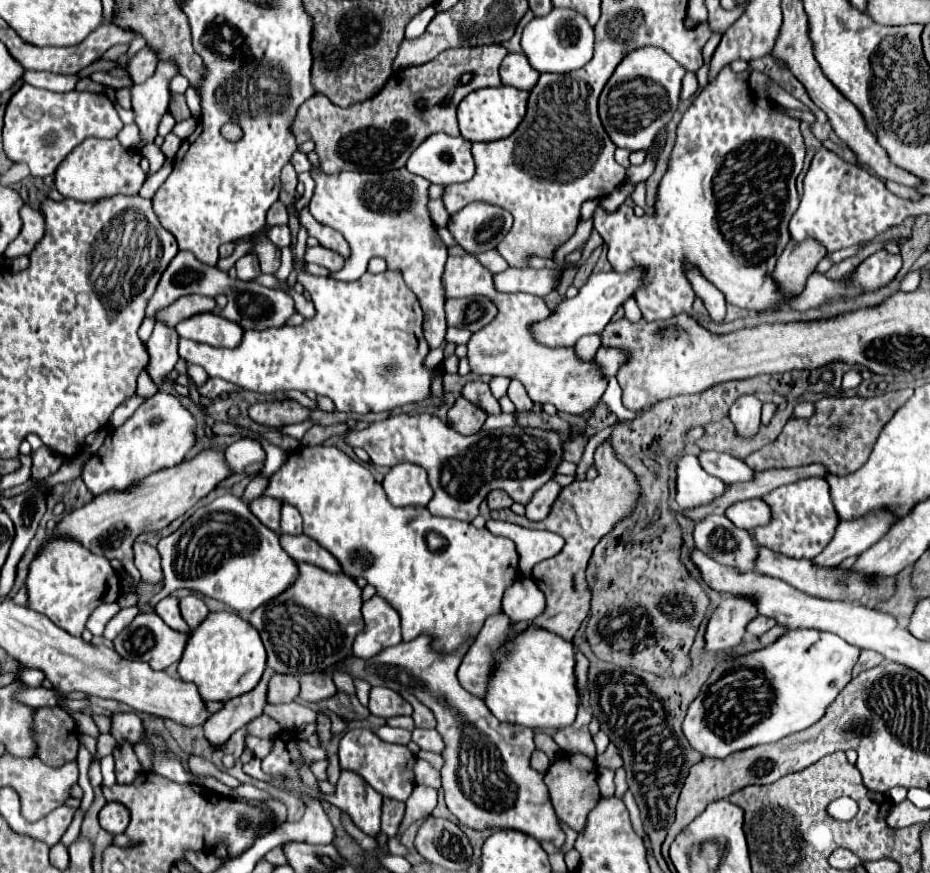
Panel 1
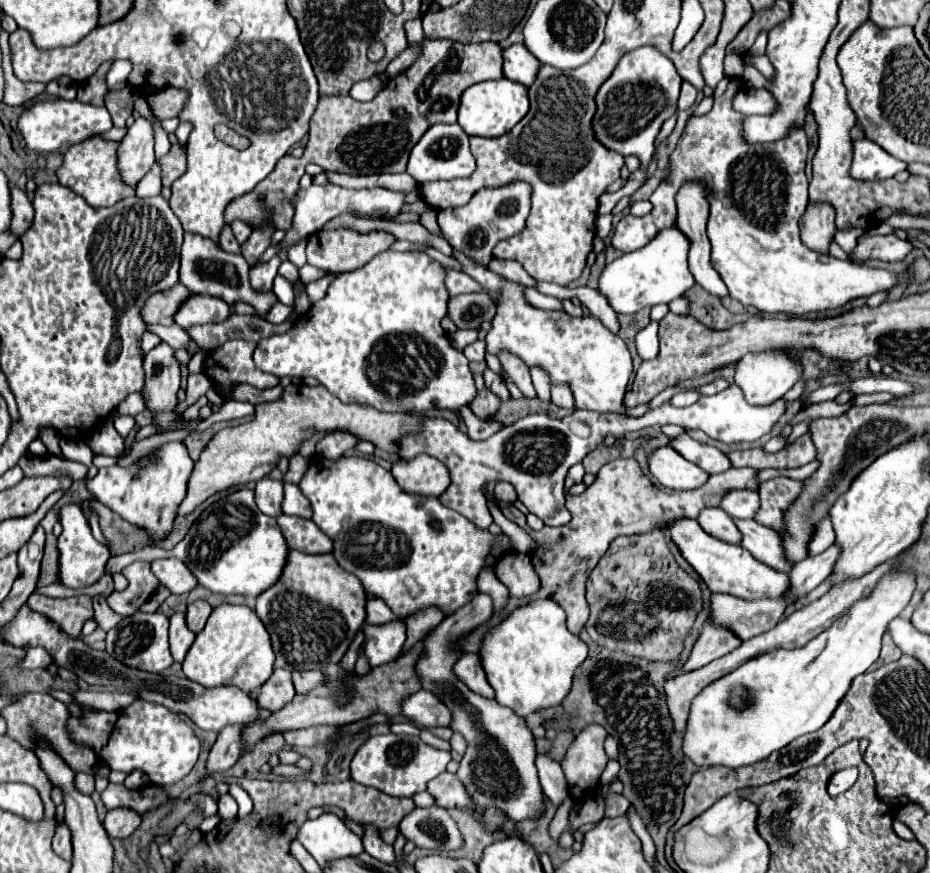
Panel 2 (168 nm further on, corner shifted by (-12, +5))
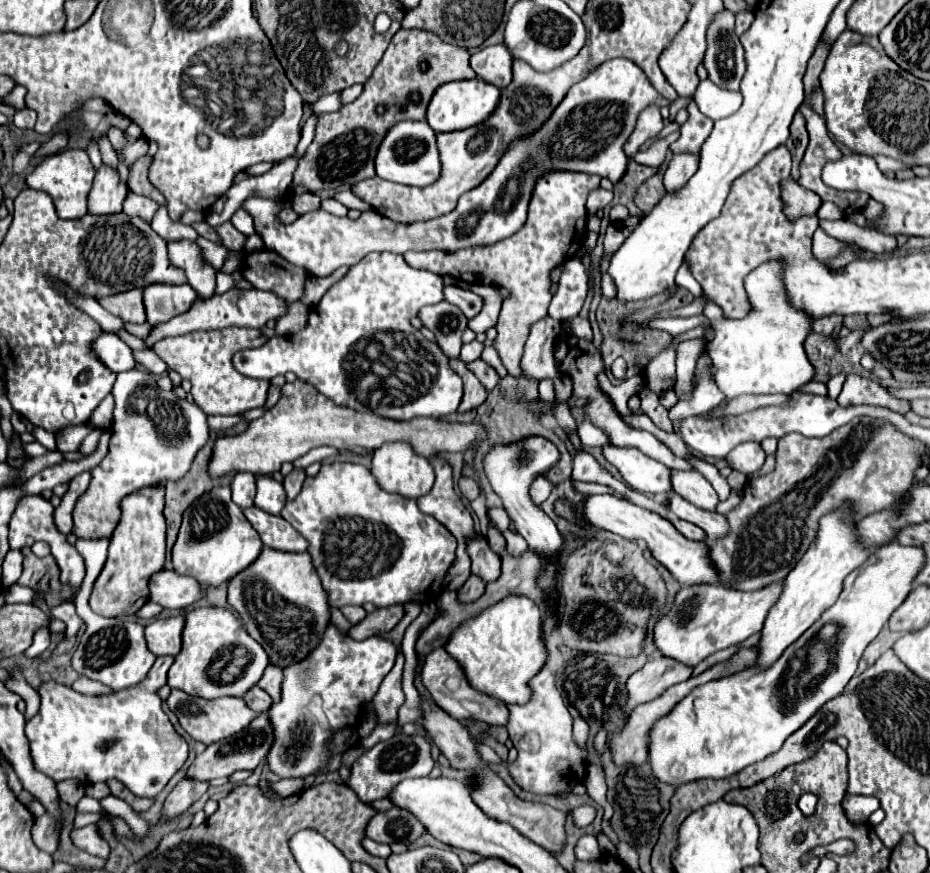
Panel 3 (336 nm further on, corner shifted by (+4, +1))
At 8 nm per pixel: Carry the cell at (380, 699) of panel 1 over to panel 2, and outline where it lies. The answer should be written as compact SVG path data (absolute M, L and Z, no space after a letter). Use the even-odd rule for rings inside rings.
M420 690L412 694L408 700L404 700L402 714L412 722L430 728L450 728L452 724L452 712L448 710L448 706L428 690Z

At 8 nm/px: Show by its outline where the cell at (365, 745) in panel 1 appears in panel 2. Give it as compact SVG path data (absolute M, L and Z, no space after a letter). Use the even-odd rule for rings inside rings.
M382 734L368 738L352 760L352 780L370 788L376 788L388 796L414 796L426 790L426 782L446 770L450 752L436 750L420 740L420 736L408 734Z

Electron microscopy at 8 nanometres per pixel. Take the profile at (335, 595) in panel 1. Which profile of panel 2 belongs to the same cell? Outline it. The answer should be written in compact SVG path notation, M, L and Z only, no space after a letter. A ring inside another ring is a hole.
M290 550L286 566L280 574L280 580L272 584L268 590L258 594L256 598L256 614L264 622L272 646L276 652L276 668L284 670L322 670L328 664L336 664L346 654L352 638L362 628L366 620L364 612L366 594L362 590L362 584L356 580L356 576L344 572L332 554L304 554Z

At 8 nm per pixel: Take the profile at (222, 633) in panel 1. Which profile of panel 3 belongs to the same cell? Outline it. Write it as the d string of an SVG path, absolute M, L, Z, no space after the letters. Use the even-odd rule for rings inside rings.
M202 606L202 608L194 608L192 612L186 614L186 626L184 626L184 634L182 634L182 650L168 670L168 686L180 688L186 694L202 696L202 698L244 696L262 678L266 666L268 666L268 656L266 656L264 648L260 648L260 644L256 644L256 640L252 640L248 636L248 632L242 628L242 622L236 618L234 612L230 612L226 608L218 608L218 606ZM230 646L246 648L250 654L250 660L248 660L246 668L242 670L242 674L236 676L234 682L222 684L222 682L216 682L210 678L208 668L214 662L214 656L222 648L230 648Z

